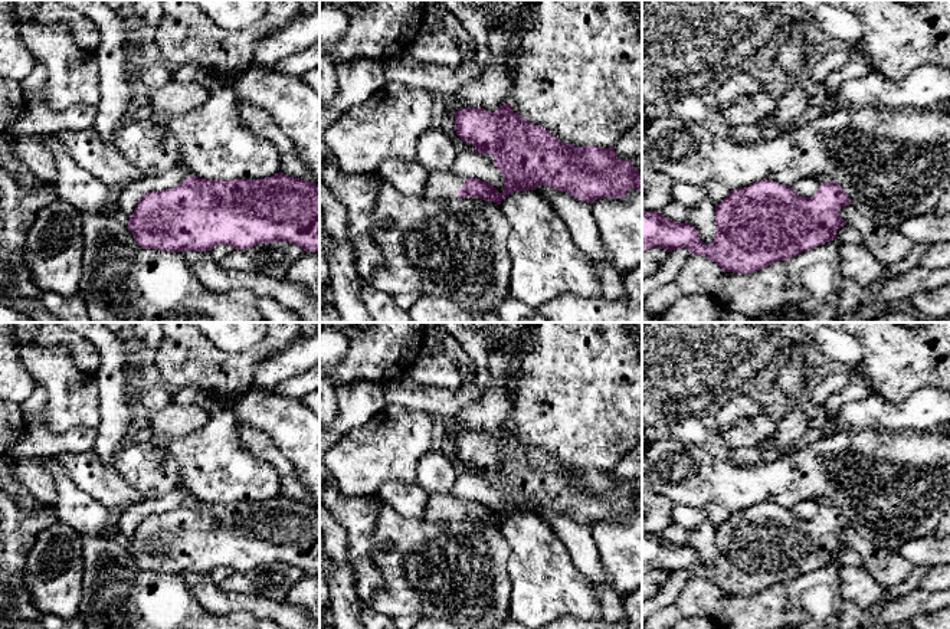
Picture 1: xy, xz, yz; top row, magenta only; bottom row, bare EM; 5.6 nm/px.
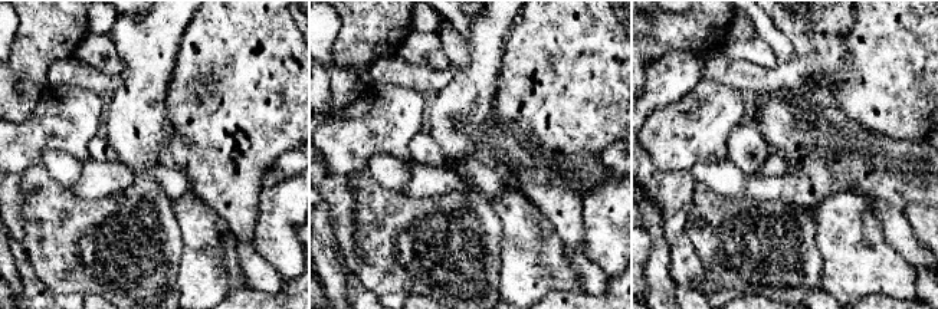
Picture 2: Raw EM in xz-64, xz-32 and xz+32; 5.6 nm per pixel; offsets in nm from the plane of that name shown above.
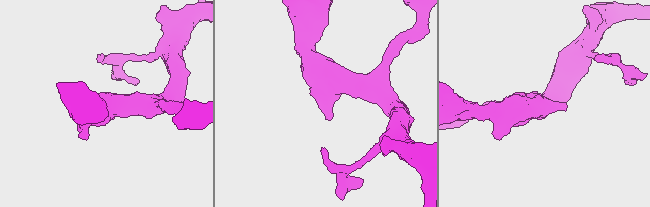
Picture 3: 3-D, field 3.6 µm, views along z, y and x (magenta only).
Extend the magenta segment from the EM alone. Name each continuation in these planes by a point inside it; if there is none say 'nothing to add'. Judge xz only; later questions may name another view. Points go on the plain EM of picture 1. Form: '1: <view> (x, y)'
1: xz (441, 507)

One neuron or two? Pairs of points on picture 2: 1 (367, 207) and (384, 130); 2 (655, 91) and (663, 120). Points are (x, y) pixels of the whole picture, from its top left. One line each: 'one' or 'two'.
1: two
2: two

